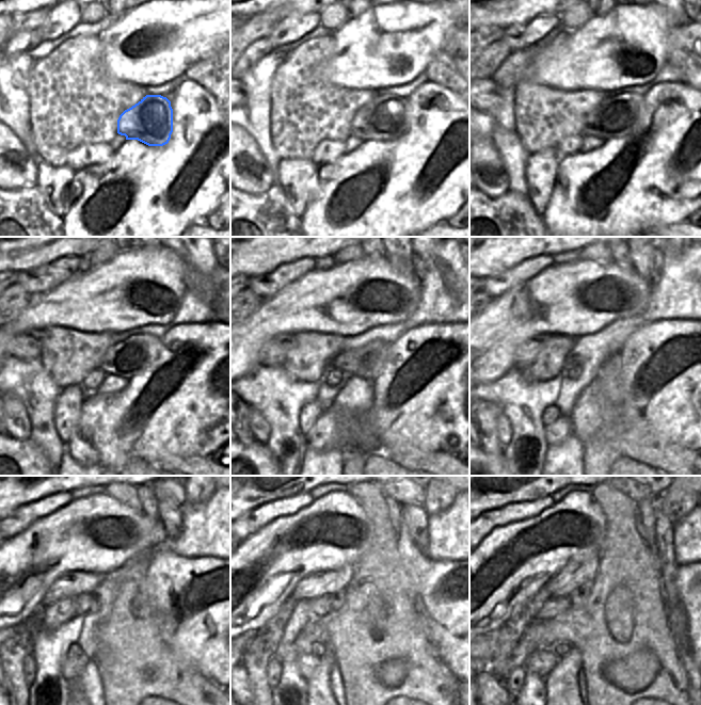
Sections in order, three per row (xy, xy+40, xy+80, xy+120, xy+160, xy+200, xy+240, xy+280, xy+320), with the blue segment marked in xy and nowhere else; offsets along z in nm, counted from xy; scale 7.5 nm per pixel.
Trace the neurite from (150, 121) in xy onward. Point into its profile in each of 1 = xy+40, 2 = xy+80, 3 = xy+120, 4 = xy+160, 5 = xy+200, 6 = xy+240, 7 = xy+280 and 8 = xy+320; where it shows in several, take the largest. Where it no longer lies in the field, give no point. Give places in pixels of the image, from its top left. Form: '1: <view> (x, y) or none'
1: xy+40 (385, 117)
2: xy+80 (617, 116)
3: xy+120 (128, 358)
4: xy+160 (367, 362)
5: xy+200 (577, 361)
6: xy+240 (83, 602)
7: xy+280 (319, 607)
8: xy+320 (555, 606)

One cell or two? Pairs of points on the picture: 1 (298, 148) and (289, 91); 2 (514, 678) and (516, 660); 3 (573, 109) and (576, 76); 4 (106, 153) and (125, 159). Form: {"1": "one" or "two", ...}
{"1": "one", "2": "two", "3": "two", "4": "two"}

